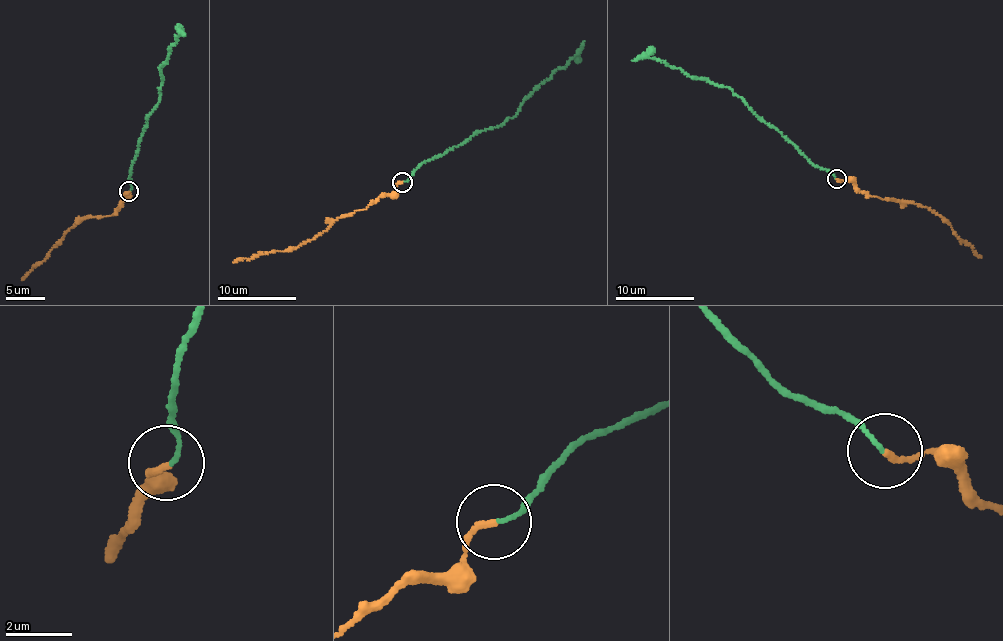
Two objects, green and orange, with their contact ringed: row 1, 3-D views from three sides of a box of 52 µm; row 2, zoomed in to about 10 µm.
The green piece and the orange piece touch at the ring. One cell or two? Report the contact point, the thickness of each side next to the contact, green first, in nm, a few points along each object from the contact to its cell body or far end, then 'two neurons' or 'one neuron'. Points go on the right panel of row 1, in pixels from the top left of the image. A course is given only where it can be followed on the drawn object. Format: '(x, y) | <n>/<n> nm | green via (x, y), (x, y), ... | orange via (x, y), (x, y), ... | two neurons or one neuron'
(836, 178) | 110/170 nm | green via (836, 179), (809, 161), (727, 87), (692, 79), (679, 68), (654, 58), (637, 57), (631, 60) | orange via (836, 179), (847, 178), (862, 191), (928, 208), (949, 222), (960, 239), (981, 257) | two neurons

